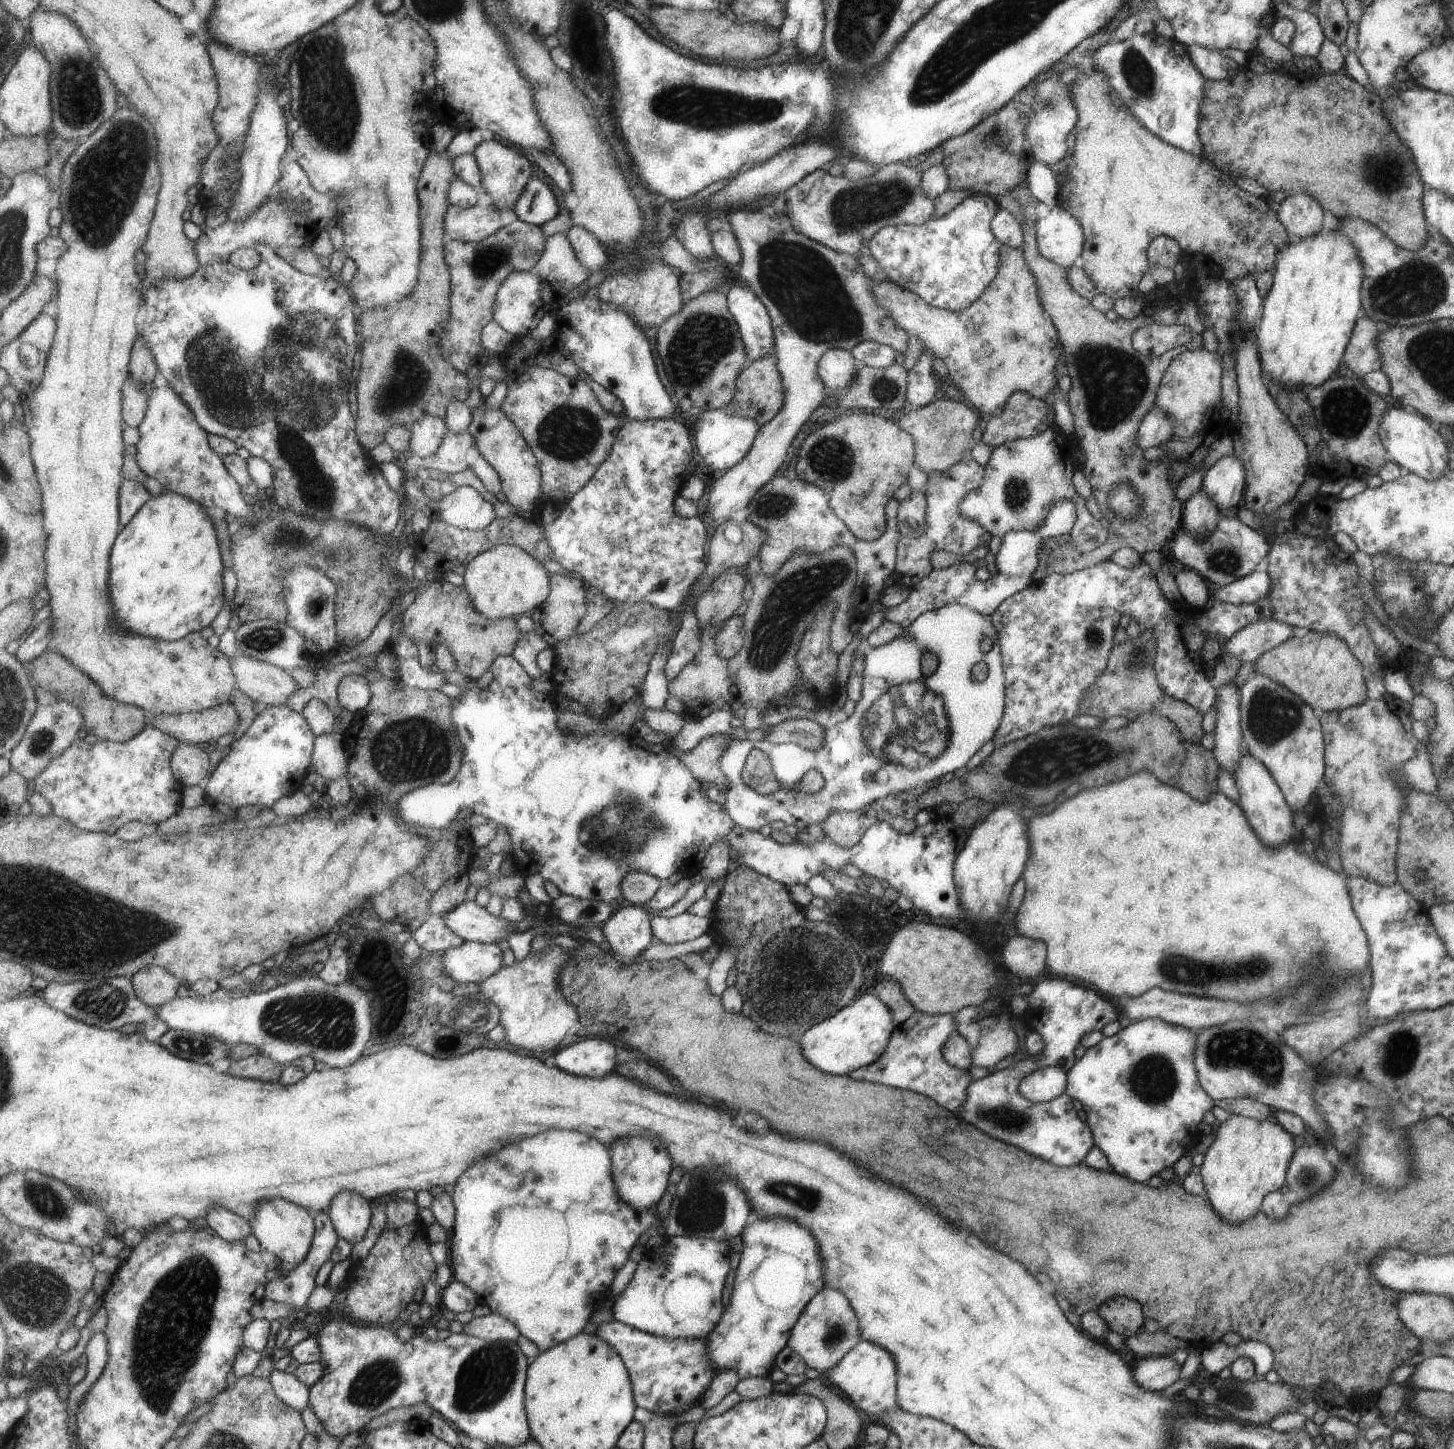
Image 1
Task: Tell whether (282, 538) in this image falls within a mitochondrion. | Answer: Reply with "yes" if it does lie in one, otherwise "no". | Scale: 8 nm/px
yes

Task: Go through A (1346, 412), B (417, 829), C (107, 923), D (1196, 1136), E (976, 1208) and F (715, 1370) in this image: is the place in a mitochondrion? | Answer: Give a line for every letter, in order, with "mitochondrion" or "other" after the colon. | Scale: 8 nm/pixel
A: mitochondrion
B: other
C: mitochondrion
D: other
E: other
F: other

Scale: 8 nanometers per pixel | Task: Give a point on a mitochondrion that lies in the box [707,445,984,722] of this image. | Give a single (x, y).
(801, 590)

